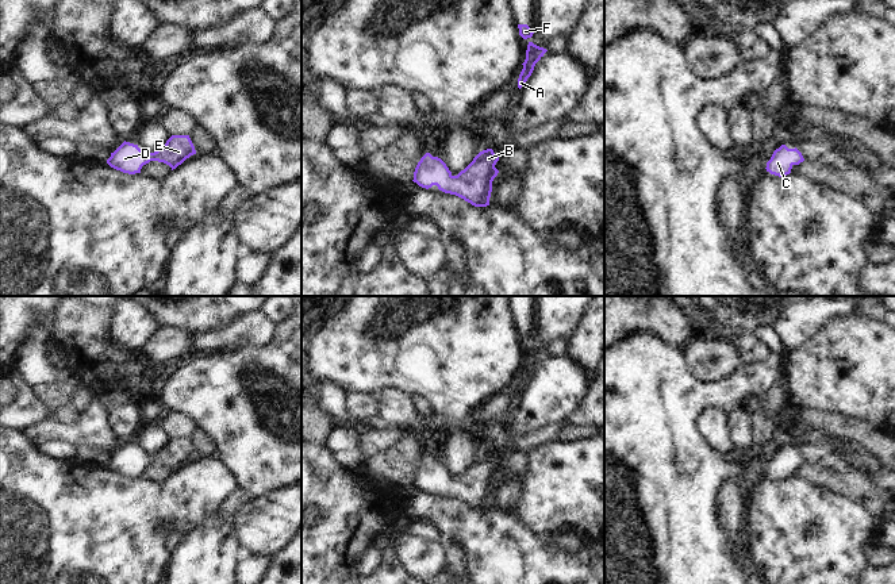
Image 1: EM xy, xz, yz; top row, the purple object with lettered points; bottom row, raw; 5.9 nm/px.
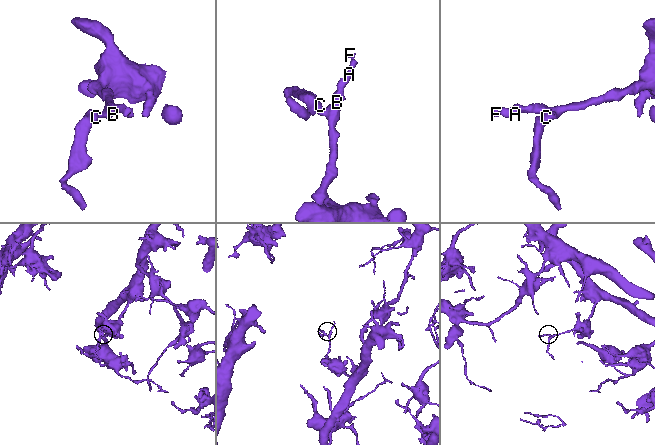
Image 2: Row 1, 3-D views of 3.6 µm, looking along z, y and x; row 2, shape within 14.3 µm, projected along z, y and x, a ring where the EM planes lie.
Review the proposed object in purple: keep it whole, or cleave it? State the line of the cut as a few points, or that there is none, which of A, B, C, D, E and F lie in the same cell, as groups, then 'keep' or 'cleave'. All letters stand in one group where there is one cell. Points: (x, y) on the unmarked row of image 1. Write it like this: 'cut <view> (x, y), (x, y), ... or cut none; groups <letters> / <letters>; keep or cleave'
cut none; groups A B C D E F; keep

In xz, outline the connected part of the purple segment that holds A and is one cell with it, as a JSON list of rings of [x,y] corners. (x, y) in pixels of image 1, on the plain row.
[[[529,345],[527,353],[526,353],[526,362],[522,366],[523,372],[518,381],[519,392],[526,387],[527,381],[531,379],[531,376],[534,373],[535,366],[543,360],[543,357],[546,354],[548,354],[546,351],[539,350],[539,349],[534,347],[533,345]]]

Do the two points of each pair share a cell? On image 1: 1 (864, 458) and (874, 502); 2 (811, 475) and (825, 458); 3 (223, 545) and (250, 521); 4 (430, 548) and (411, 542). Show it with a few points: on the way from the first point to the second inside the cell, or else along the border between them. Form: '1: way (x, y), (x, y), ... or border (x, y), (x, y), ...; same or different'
1: border (853, 467), (863, 468), (880, 492); different
2: border (805, 463), (834, 471), (849, 471); different
3: border (230, 522), (244, 553); different
4: way (426, 548), (415, 546); same

